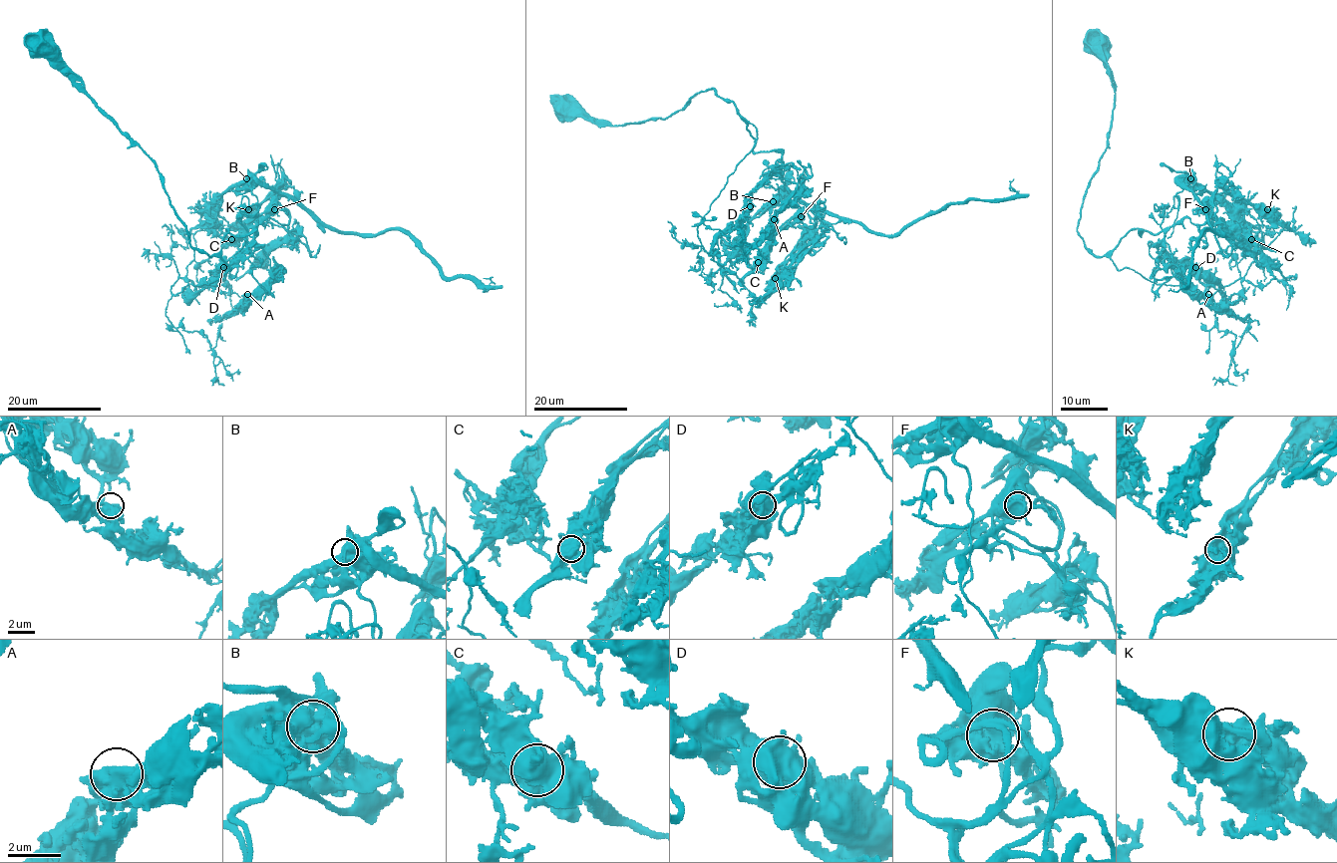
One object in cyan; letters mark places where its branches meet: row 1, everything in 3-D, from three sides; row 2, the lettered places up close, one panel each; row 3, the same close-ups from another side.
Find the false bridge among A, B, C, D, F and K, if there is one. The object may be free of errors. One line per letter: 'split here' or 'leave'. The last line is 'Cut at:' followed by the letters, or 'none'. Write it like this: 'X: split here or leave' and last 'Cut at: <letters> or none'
A: leave
B: split here
C: leave
D: leave
F: leave
K: leave
Cut at: B

